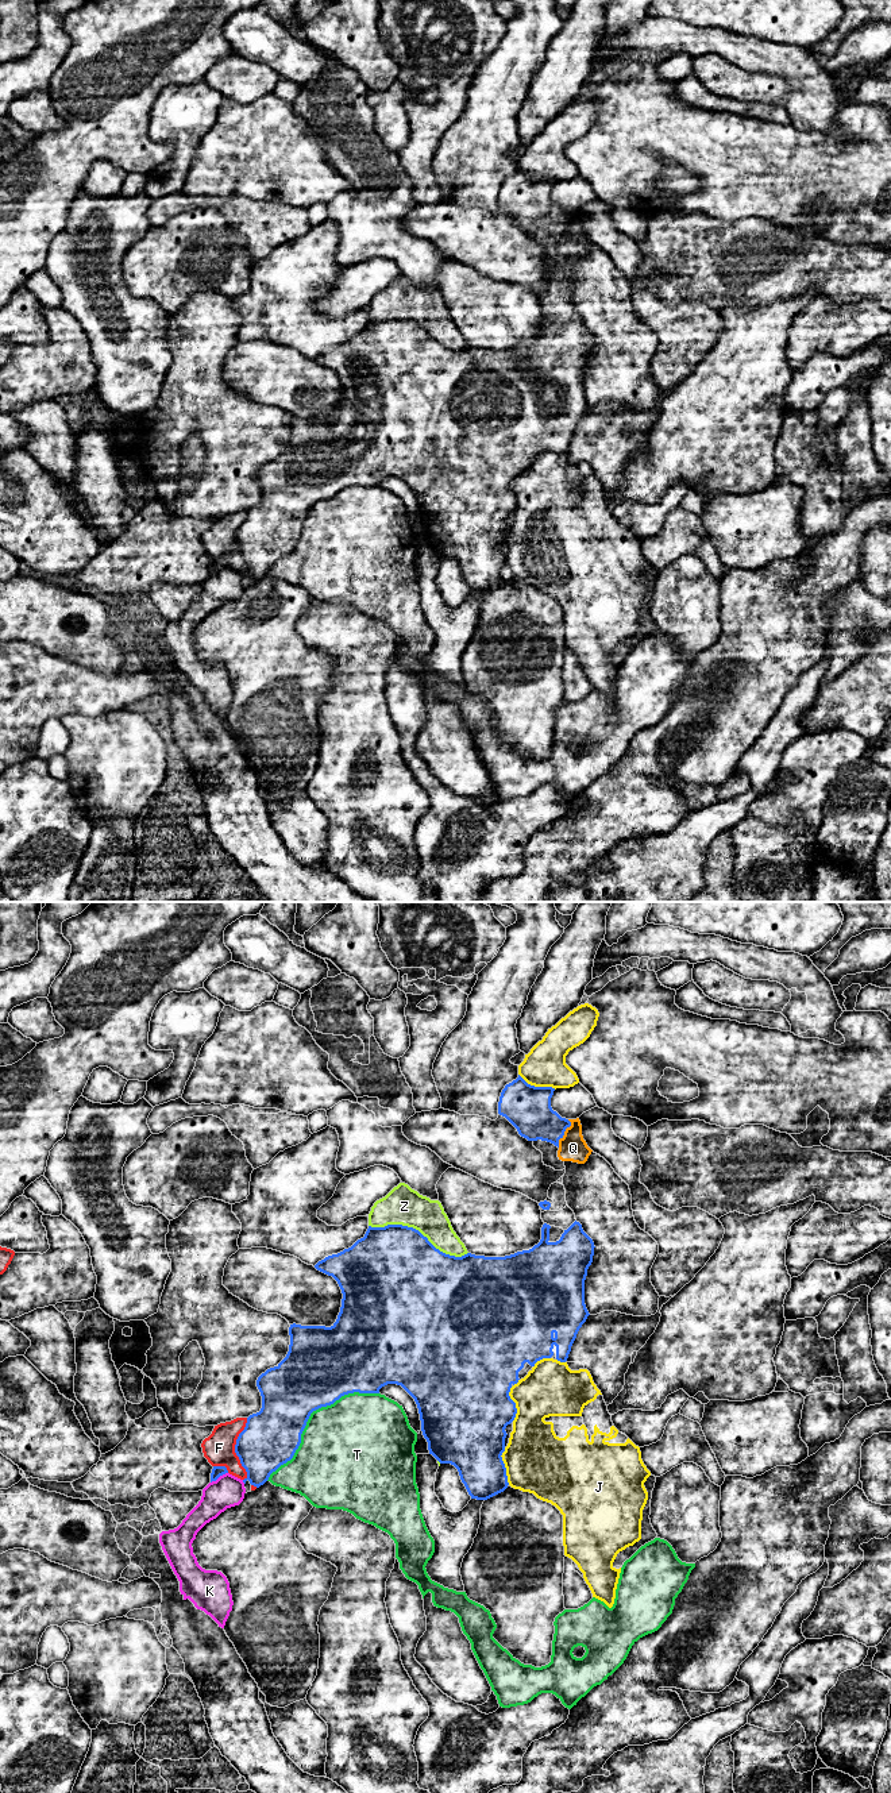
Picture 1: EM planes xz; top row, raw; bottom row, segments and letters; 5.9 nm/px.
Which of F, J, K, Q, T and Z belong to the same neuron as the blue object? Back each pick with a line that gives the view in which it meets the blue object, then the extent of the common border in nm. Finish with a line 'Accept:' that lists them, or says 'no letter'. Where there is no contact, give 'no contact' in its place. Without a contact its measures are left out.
Q: meets blue in xz; contact 180 nm long
Accept: Q

